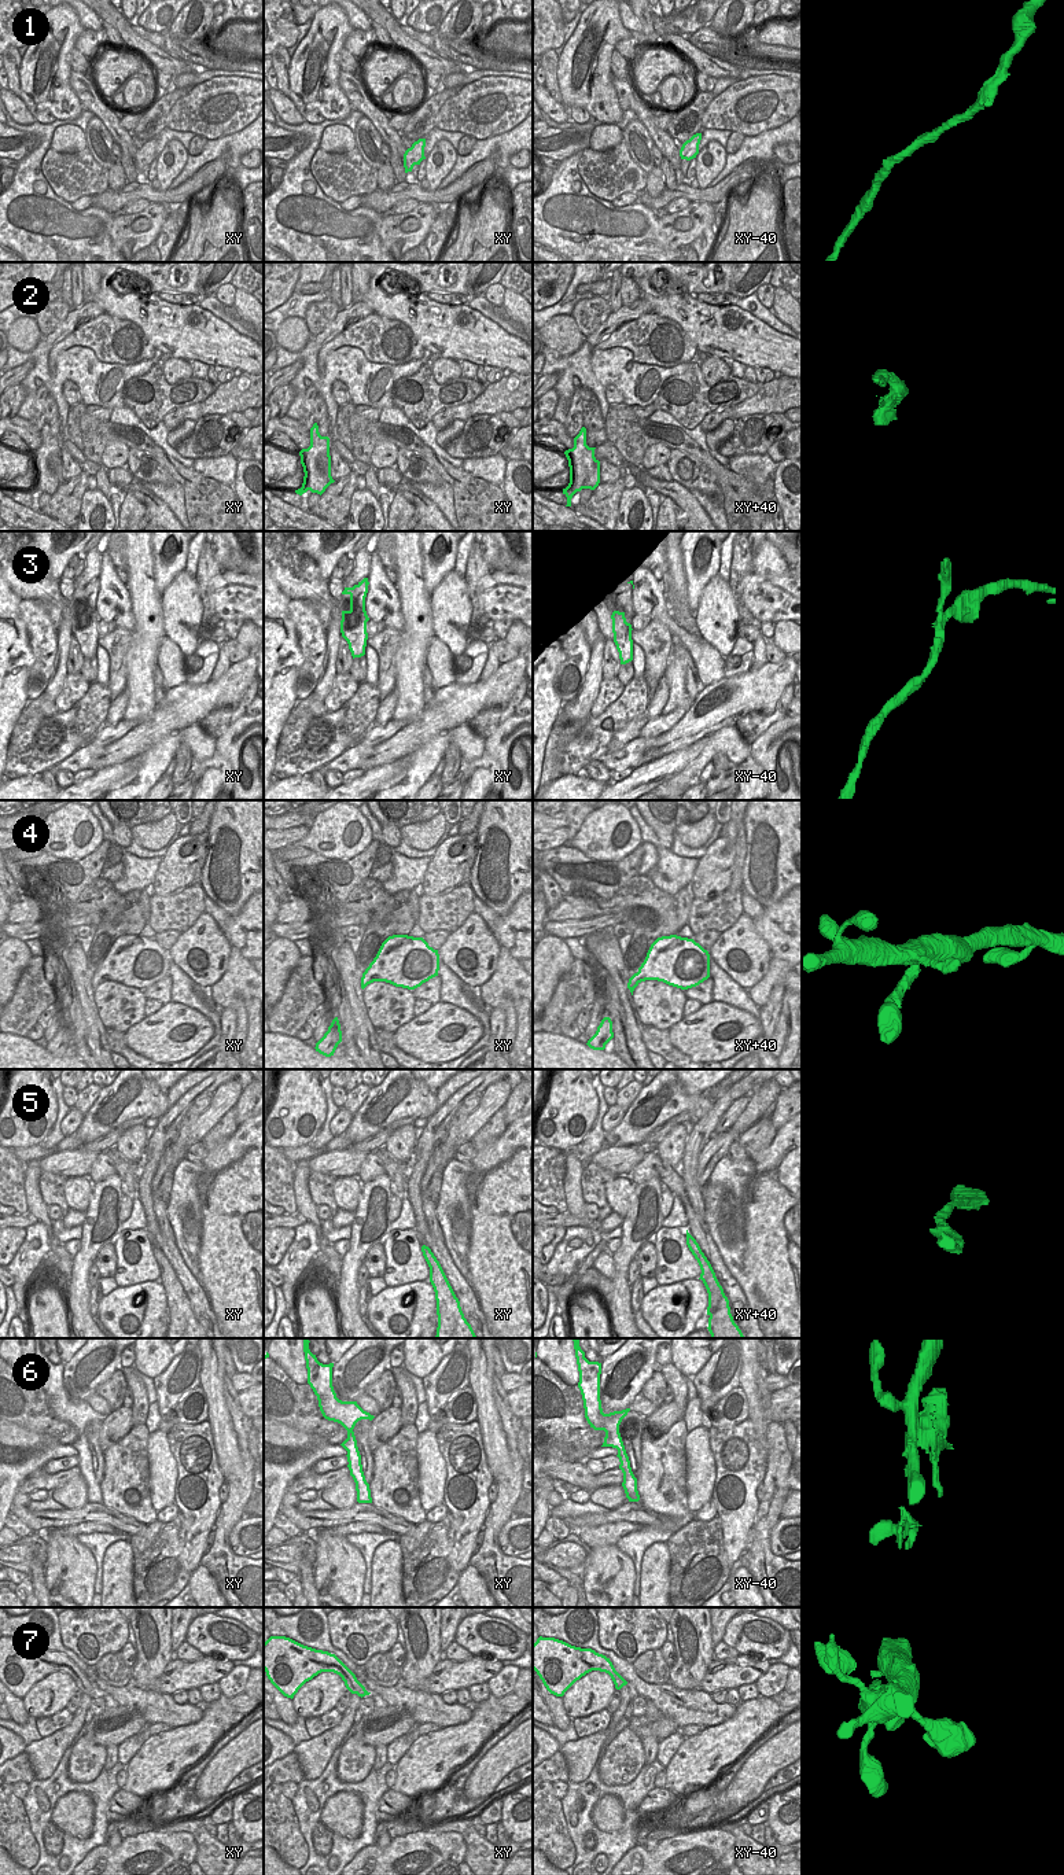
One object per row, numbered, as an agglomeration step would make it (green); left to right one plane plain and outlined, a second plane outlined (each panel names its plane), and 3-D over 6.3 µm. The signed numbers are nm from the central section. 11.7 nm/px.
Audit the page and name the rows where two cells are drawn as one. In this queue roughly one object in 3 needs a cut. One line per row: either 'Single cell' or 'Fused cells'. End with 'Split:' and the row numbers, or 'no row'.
1: Single cell
2: Fused cells
3: Fused cells
4: Single cell
5: Single cell
6: Single cell
7: Single cell
Split: 2, 3.

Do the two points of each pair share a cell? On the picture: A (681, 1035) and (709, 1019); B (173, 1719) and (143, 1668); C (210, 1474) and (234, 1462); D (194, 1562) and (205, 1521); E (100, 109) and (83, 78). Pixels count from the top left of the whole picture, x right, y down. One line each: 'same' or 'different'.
A: same
B: different
C: different
D: same
E: same

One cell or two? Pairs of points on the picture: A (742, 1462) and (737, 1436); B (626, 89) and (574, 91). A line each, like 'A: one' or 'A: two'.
A: one
B: two

